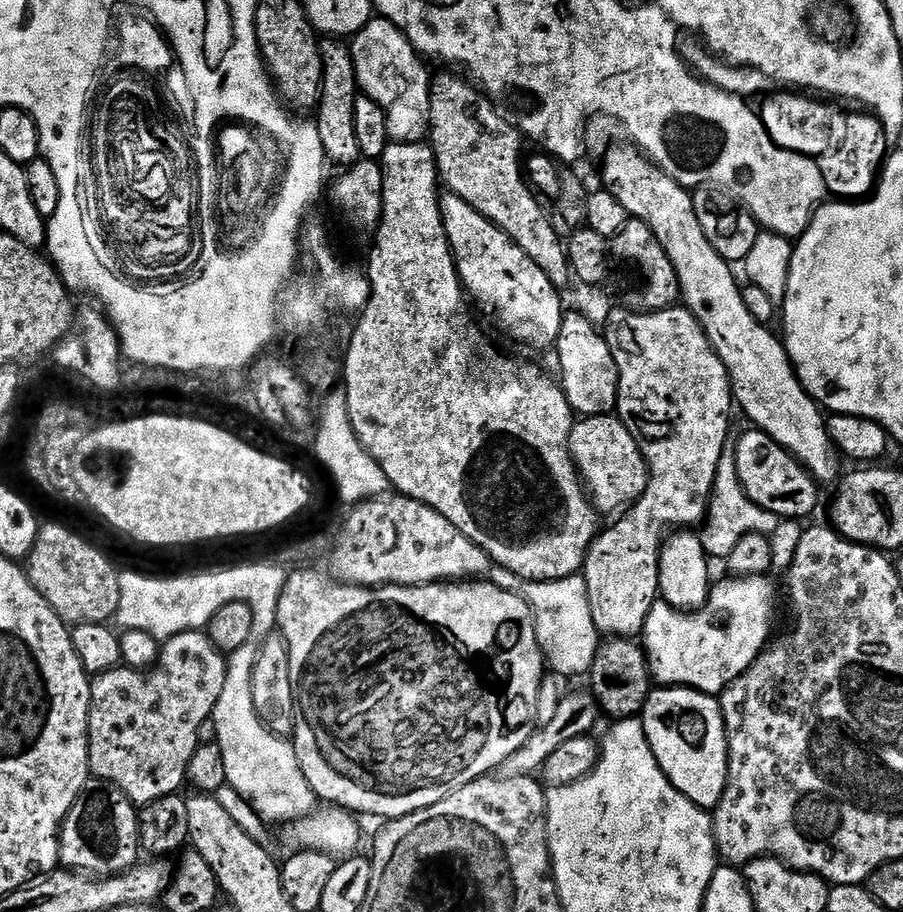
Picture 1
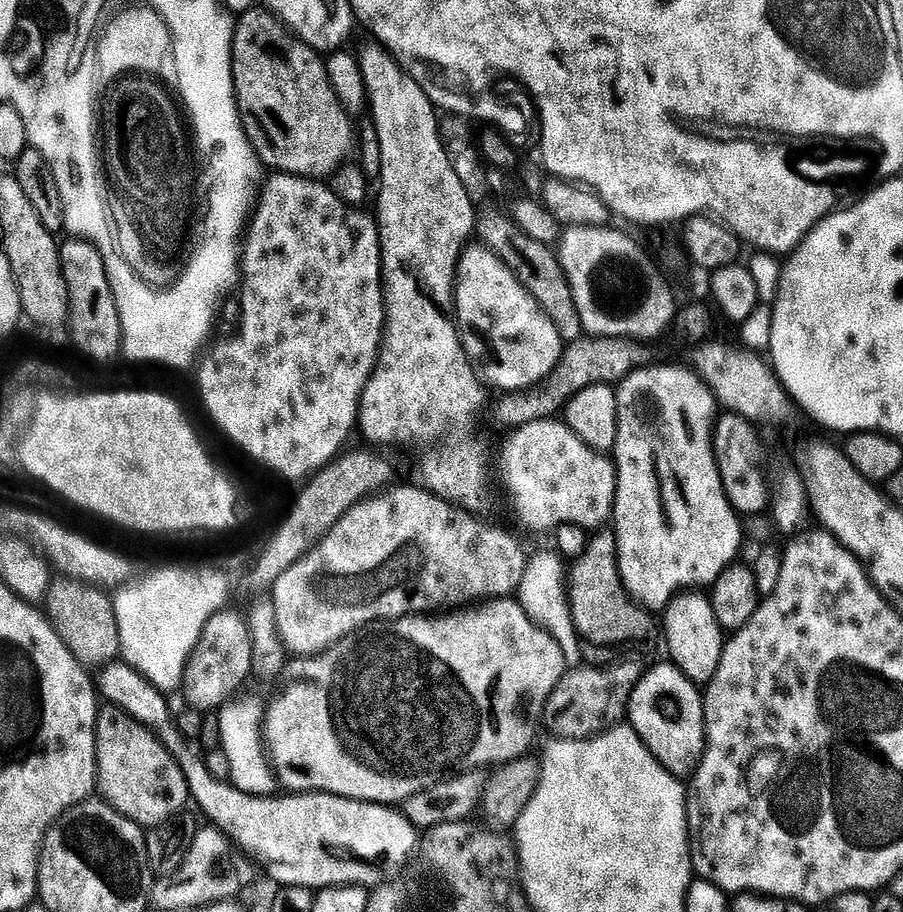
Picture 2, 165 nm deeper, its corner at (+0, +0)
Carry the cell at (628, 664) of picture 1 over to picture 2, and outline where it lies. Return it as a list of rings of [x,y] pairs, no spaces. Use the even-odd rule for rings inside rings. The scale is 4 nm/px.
[[[600,530],[575,557],[567,577],[568,602],[572,608],[573,626],[589,648],[624,648],[627,644],[648,644],[652,640],[653,613],[637,604],[624,588],[620,563],[616,557],[615,531]]]

